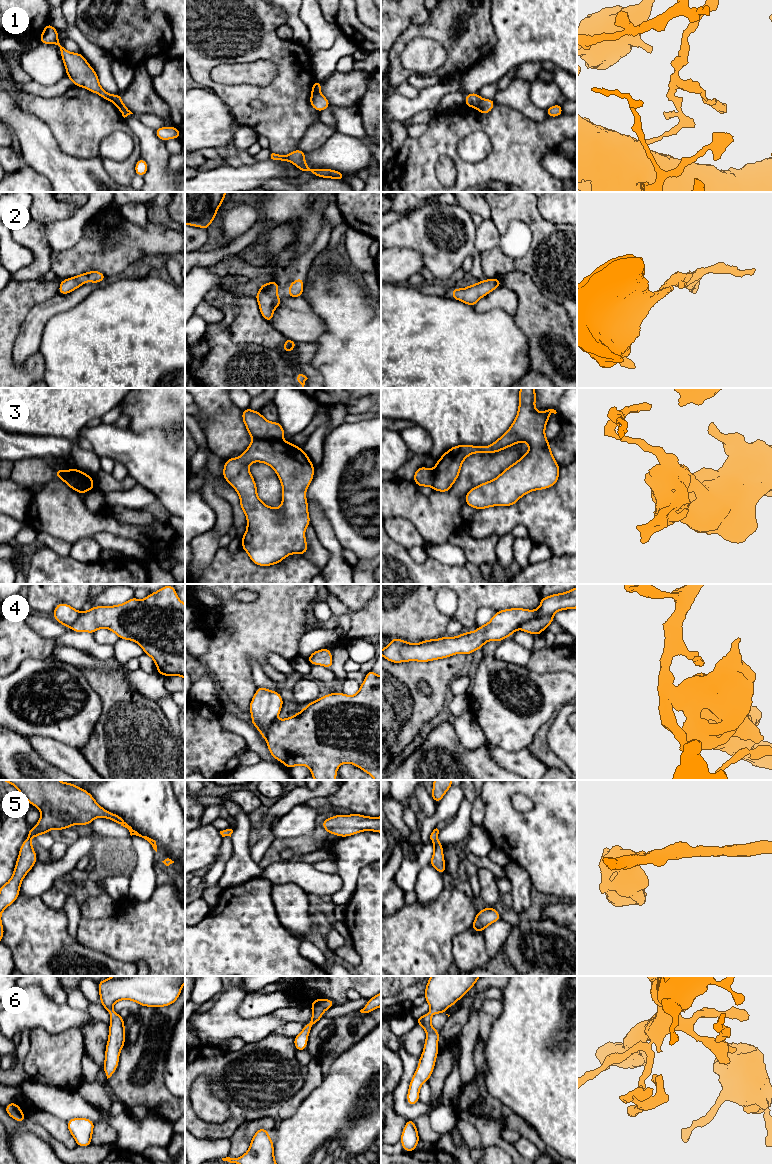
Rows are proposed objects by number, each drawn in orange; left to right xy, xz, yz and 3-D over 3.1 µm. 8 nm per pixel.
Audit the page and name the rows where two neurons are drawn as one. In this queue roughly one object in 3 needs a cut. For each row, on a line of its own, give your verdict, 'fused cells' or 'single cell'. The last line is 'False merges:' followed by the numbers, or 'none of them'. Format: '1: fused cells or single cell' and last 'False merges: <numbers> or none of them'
1: fused cells
2: single cell
3: fused cells
4: fused cells
5: single cell
6: single cell
False merges: 1, 3, 4

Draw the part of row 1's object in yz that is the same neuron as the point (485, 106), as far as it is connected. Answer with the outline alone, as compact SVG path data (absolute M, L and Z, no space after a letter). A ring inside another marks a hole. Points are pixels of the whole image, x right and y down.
M482 99L480 100L478 106L477 106L477 110L481 113L481 114L488 114L494 107L495 105L495 101L492 99Z

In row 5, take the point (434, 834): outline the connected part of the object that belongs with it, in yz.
M436 828L430 835L431 842L434 846L434 853L429 864L433 866L441 875L443 875L446 872L444 863L445 858L443 855L443 844L441 844L437 839L438 834L439 830Z

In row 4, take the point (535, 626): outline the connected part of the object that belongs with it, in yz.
M553 616L534 618L521 624L520 629L533 635L542 635L542 631L554 621Z

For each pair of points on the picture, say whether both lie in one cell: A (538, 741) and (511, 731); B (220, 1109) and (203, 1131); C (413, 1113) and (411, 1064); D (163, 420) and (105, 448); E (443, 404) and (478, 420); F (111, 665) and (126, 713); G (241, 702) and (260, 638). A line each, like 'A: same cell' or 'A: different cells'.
A: different cells
B: different cells
C: same cell
D: different cells
E: same cell
F: different cells
G: same cell

